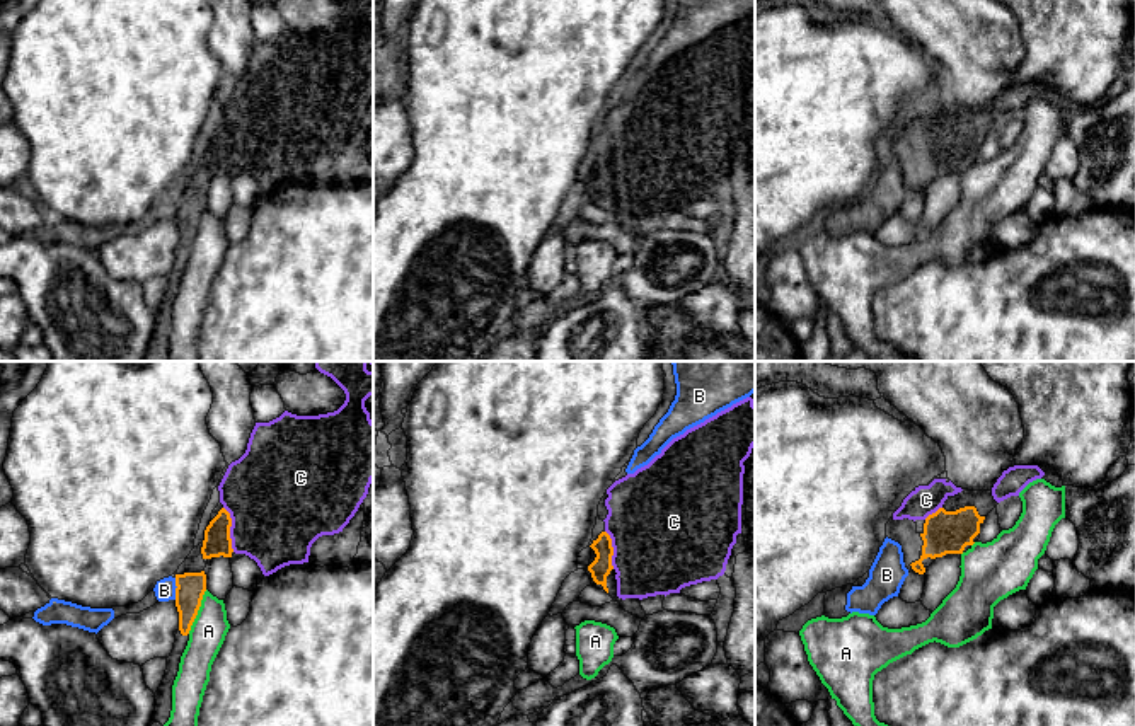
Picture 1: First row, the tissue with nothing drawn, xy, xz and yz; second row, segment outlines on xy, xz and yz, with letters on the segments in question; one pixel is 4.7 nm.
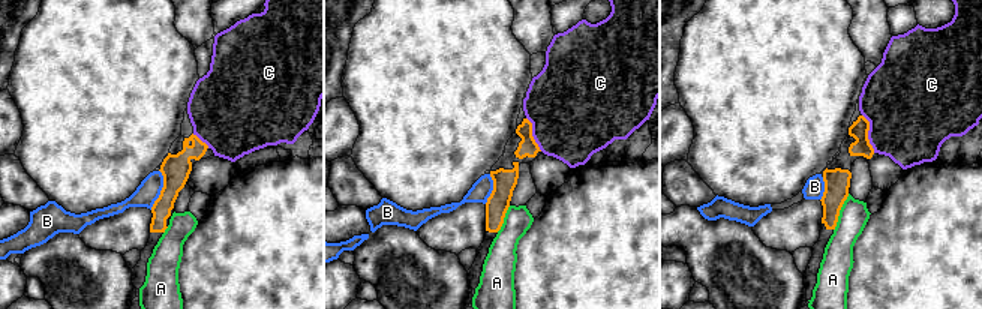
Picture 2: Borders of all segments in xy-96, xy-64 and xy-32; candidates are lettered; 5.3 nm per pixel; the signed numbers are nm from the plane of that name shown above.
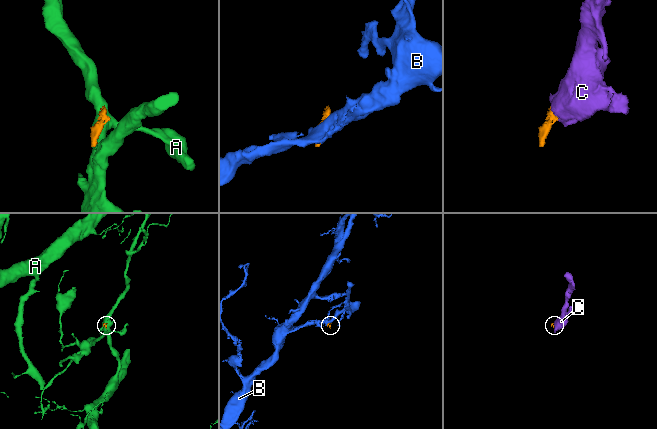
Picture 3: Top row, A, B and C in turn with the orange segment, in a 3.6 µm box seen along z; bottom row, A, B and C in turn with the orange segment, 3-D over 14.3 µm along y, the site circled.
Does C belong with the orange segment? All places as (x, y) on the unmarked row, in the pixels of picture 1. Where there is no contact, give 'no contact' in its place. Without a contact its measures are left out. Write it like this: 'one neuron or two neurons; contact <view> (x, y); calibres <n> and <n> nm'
one neuron; contact xy (229, 147); calibres 130 and 460 nm

